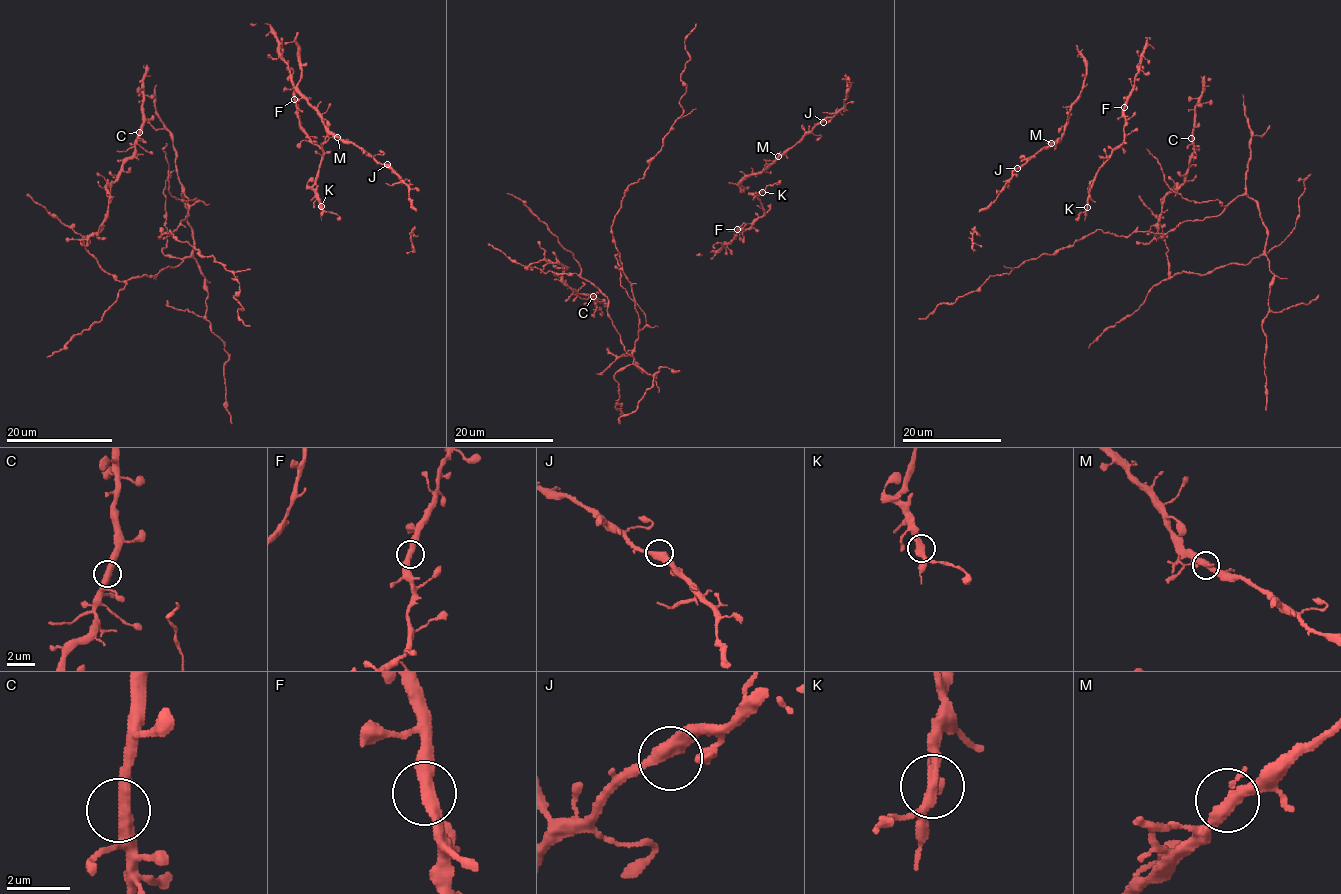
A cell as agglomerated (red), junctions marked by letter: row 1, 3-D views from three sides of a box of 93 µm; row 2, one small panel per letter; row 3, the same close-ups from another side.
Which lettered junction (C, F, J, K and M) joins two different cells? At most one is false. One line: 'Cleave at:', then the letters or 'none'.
Cleave at: none

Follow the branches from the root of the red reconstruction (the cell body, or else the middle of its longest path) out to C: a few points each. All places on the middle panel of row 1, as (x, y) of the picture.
C: (636, 338), (633, 358), (643, 372), (602, 293), (575, 273), (541, 270), (558, 263), (571, 289), (593, 296)

